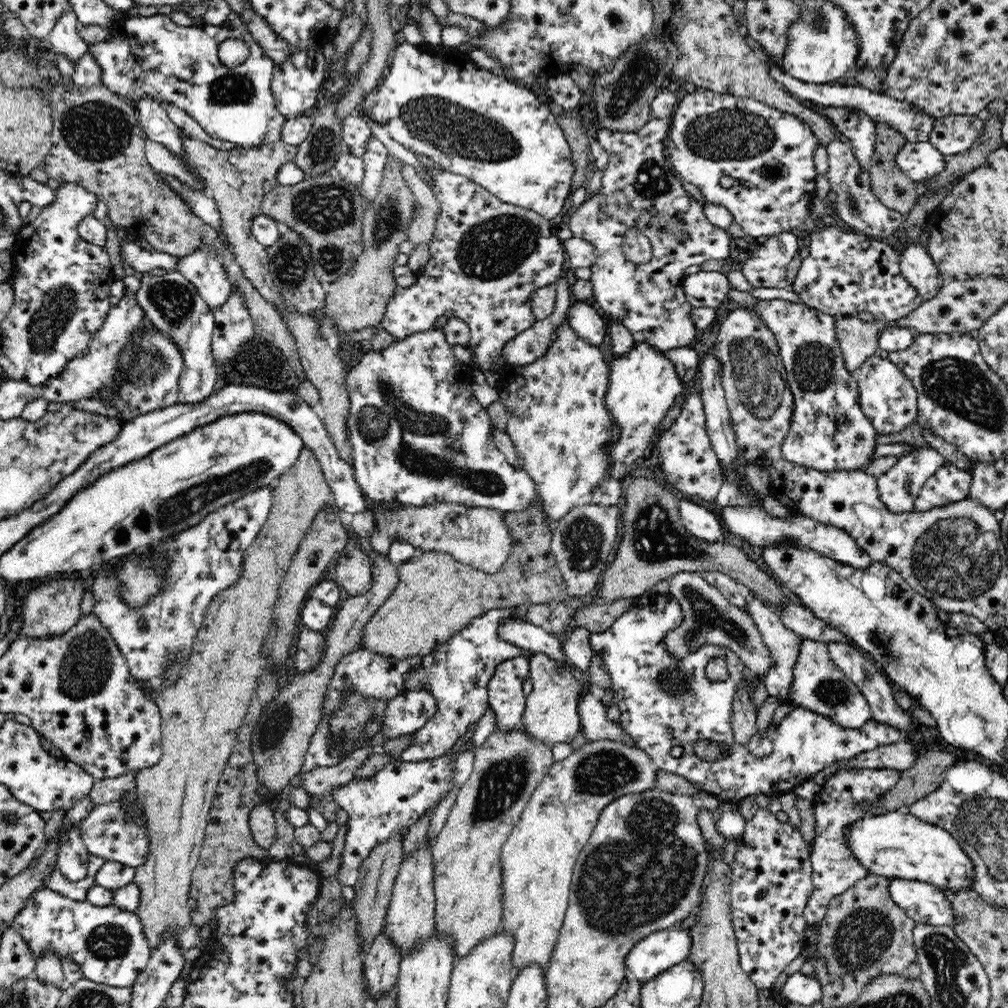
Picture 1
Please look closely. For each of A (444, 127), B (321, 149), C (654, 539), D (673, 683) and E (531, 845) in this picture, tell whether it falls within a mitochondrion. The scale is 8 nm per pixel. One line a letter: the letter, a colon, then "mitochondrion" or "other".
A: mitochondrion
B: mitochondrion
C: mitochondrion
D: mitochondrion
E: other

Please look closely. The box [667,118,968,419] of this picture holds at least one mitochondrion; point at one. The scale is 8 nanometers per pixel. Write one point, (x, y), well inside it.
(757, 378)

